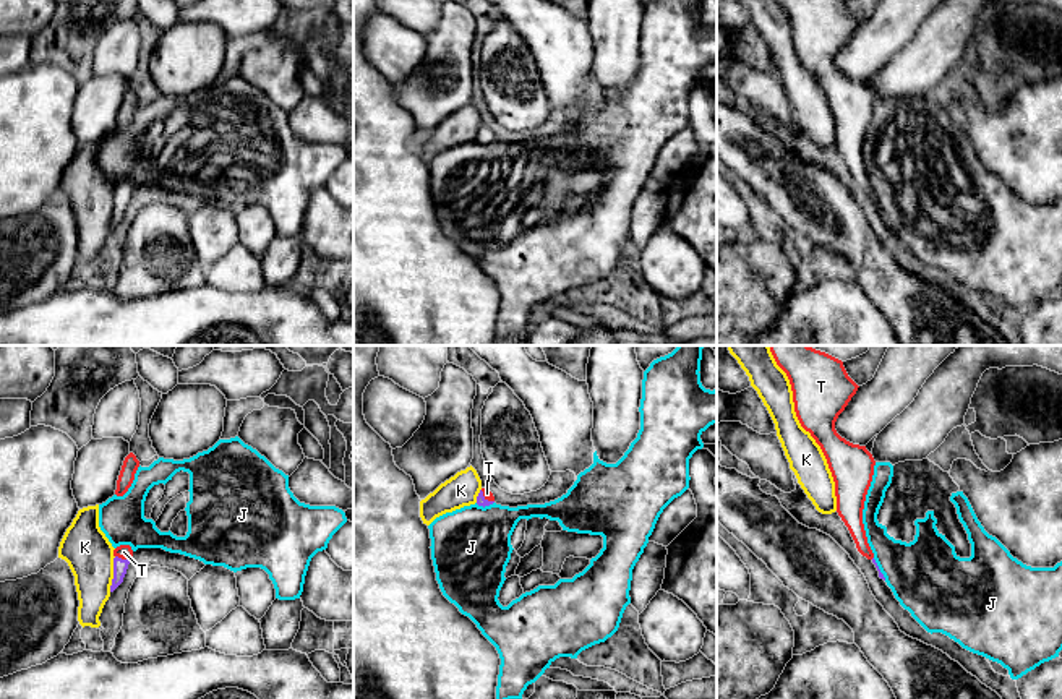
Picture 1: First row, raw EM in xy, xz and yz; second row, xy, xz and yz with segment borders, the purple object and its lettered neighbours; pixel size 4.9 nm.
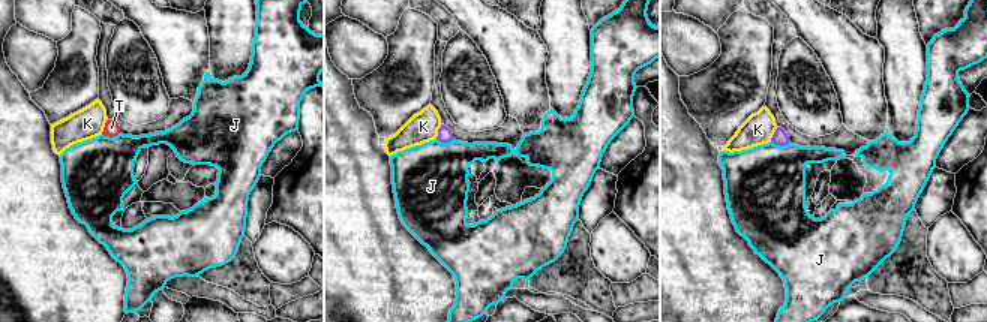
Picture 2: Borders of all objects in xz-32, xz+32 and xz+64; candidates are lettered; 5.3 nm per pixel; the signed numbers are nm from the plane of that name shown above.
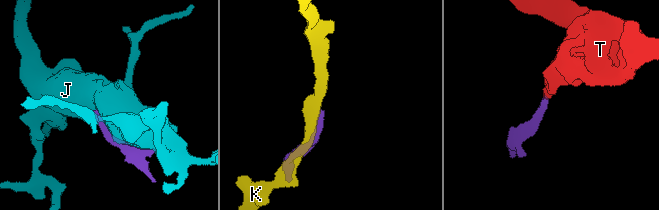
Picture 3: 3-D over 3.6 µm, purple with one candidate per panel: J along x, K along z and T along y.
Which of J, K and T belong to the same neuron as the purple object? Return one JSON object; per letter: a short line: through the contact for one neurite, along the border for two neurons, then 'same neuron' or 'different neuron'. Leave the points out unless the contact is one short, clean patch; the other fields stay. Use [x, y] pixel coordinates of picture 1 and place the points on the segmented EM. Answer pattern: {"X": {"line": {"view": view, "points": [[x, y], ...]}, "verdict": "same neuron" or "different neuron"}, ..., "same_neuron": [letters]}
{"J": {"verdict": "different neuron"}, "K": {"verdict": "different neuron"}, "T": {"line": {"view": "xy", "points": [[120, 566], [120, 558], [124, 552]]}, "verdict": "same neuron"}, "same_neuron": ["T"]}

